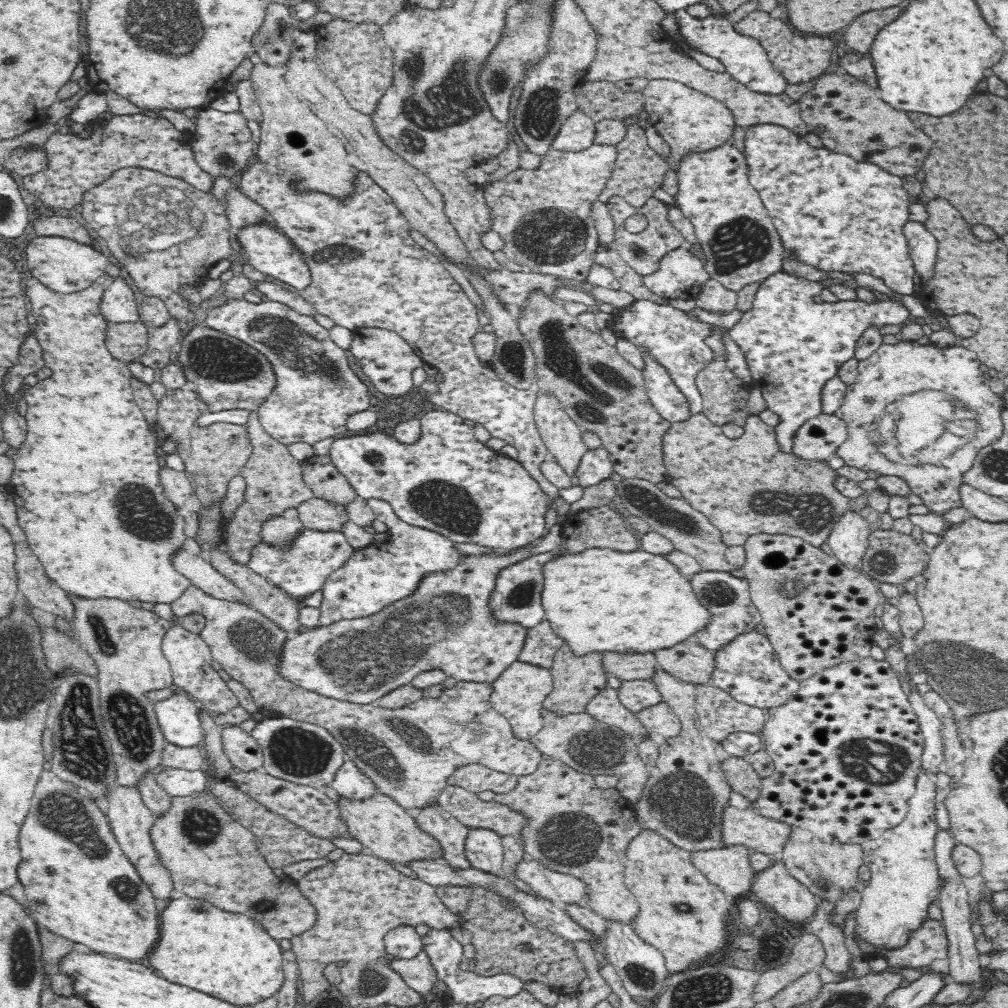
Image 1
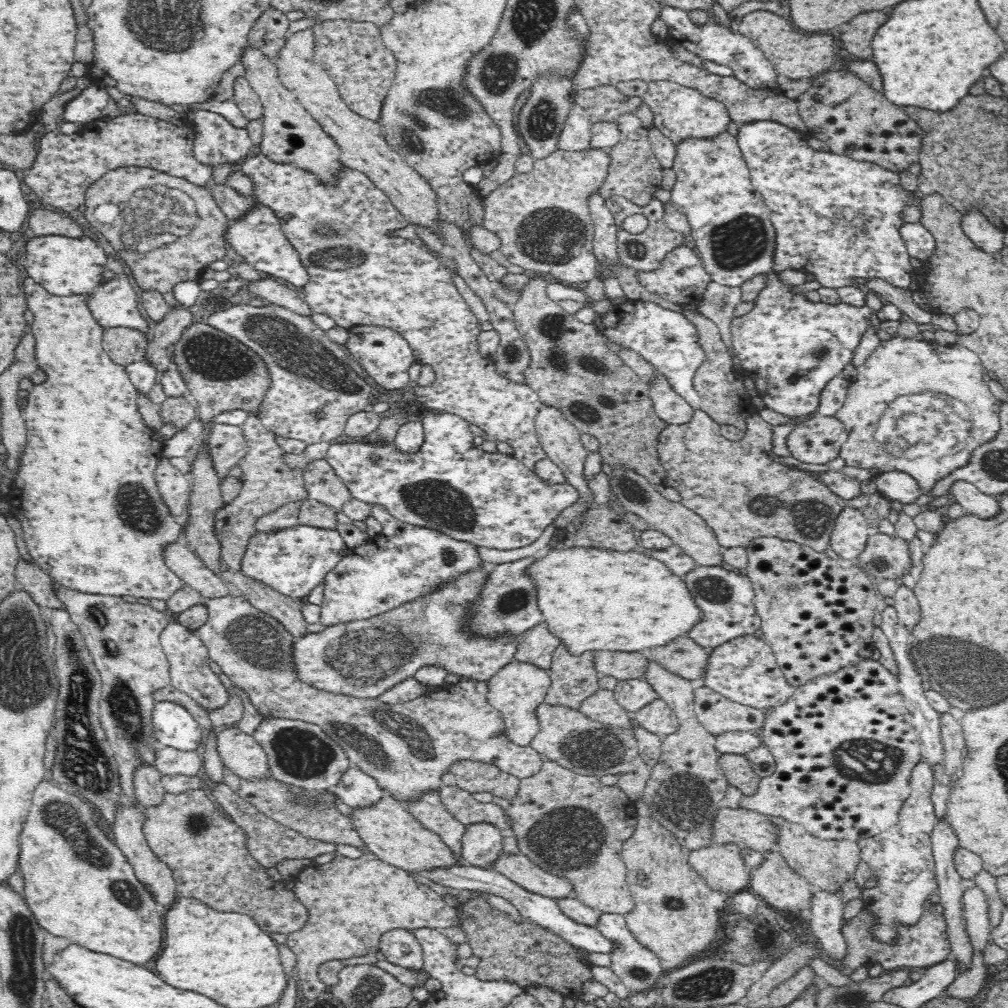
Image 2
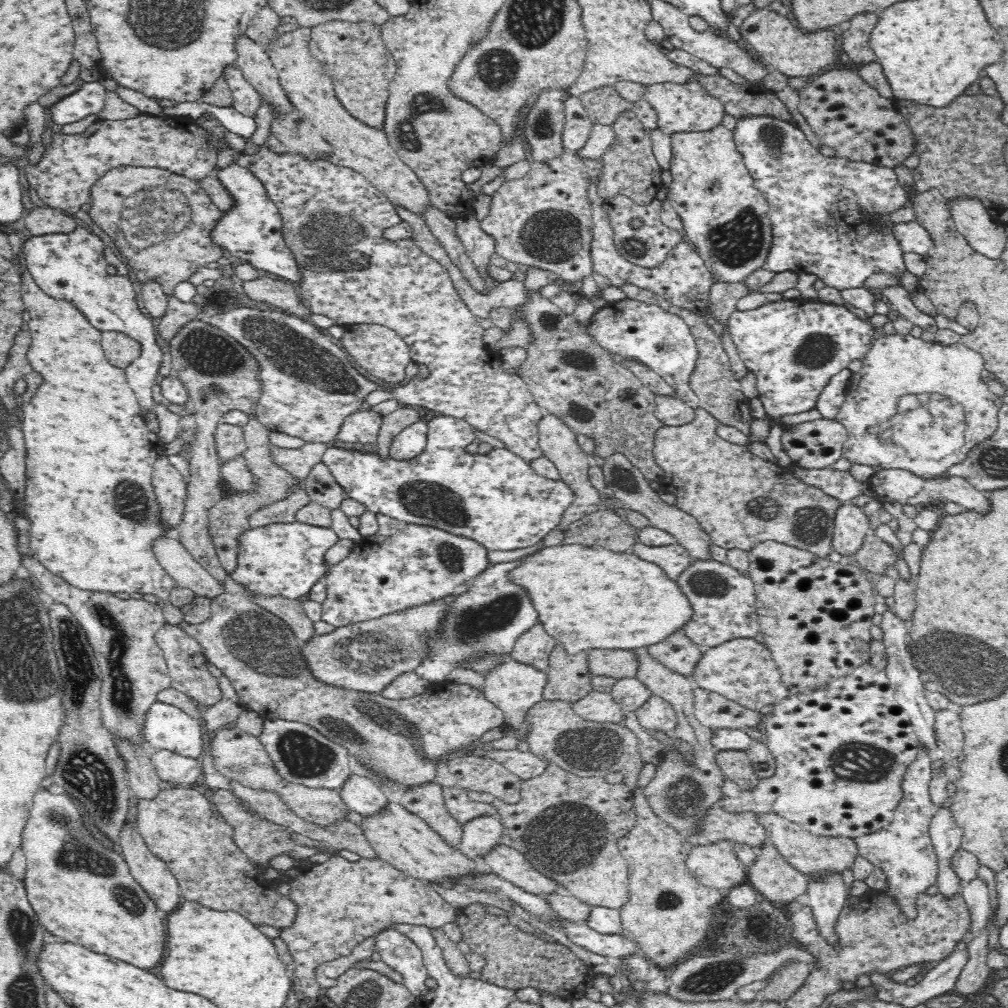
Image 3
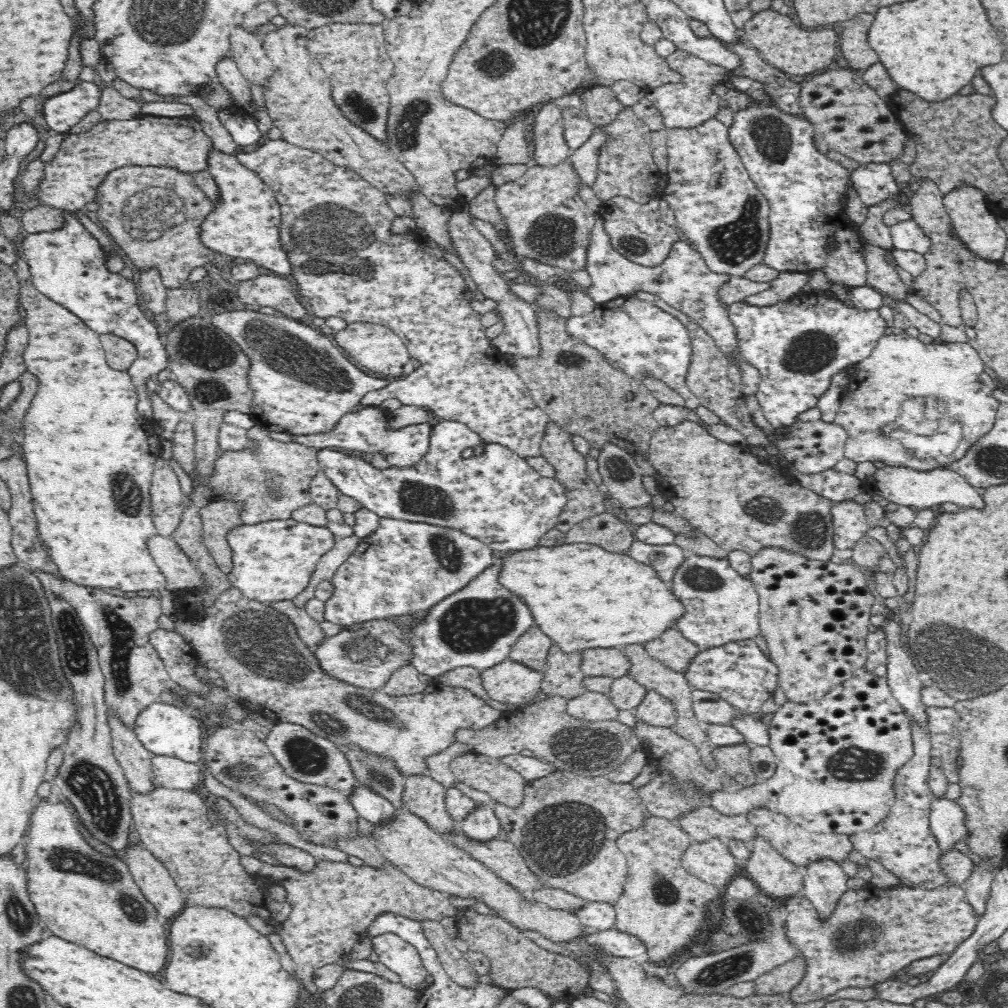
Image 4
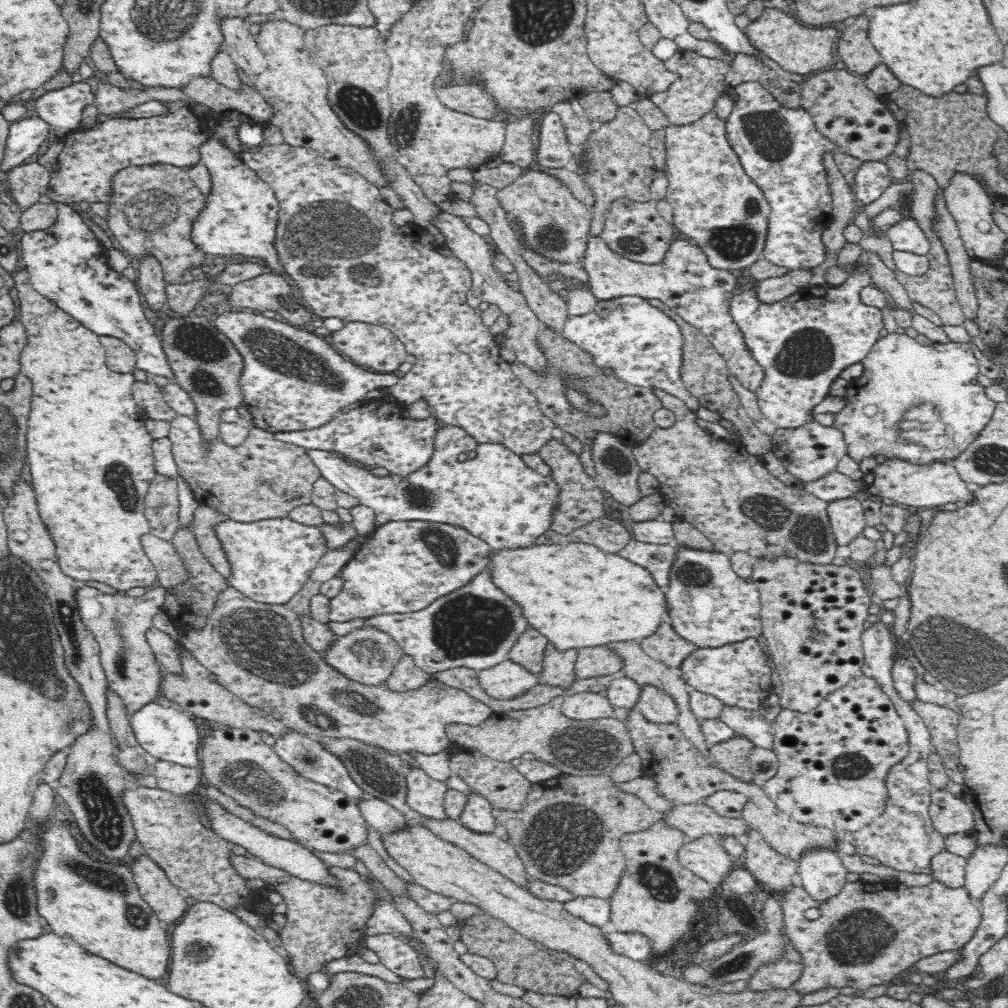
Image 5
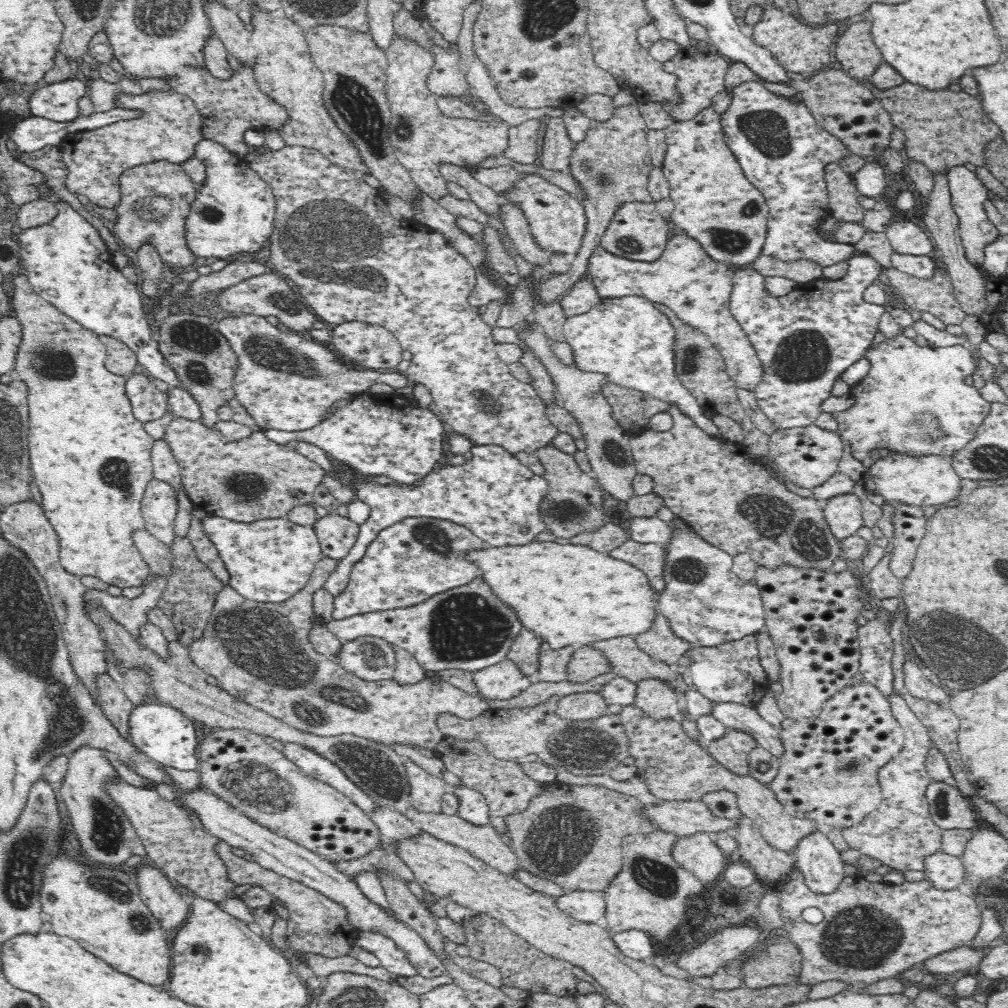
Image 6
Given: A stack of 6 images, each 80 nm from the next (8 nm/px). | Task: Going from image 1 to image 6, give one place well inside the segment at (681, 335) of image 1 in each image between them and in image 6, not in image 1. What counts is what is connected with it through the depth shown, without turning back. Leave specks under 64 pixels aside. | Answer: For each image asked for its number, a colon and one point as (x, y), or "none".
2: (666, 339)
3: (646, 333)
4: (646, 341)
5: (642, 346)
6: (626, 339)

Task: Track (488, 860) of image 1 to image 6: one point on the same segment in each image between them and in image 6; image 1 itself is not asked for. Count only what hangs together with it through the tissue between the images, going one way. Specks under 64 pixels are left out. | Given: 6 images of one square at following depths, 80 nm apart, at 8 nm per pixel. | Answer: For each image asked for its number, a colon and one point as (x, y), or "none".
2: (482, 842)
3: (481, 833)
4: (481, 824)
5: (478, 815)
6: (472, 806)

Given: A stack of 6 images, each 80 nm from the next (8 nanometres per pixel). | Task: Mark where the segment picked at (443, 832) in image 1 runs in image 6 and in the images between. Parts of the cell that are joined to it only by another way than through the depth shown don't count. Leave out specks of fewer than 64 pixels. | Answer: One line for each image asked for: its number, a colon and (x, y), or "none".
2: (428, 808)
3: (426, 800)
4: (423, 796)
5: (425, 795)
6: (426, 789)

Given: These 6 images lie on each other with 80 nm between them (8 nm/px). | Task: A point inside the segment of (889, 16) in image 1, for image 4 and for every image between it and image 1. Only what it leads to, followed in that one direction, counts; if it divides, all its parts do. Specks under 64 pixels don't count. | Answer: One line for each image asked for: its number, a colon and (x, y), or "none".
2: (856, 39)
3: (855, 40)
4: (855, 49)

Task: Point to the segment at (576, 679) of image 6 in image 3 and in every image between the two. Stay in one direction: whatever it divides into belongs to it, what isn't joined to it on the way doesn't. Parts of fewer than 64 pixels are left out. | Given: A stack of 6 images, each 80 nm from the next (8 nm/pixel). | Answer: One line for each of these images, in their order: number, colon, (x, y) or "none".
3: (621, 663)
4: (612, 662)
5: (591, 662)

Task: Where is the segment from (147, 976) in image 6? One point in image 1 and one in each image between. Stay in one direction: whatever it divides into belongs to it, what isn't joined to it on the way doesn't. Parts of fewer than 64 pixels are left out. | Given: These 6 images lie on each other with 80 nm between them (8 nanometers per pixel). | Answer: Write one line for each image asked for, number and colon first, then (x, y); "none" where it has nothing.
1: (74, 876)
2: (82, 888)
3: (83, 893)
4: (91, 900)
5: (96, 904)

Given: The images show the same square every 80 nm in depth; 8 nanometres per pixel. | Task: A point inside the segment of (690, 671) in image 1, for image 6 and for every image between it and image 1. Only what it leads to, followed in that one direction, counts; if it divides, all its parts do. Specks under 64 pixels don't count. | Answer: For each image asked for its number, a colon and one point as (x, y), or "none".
2: (684, 657)
3: (678, 653)
4: (673, 649)
5: (665, 645)
6: (659, 641)

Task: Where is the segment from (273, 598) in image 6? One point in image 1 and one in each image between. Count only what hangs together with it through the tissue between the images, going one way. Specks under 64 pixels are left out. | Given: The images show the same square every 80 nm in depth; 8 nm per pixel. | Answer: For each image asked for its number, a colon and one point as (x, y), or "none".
1: (301, 568)
2: (293, 561)
3: (285, 560)
4: (272, 561)
5: (270, 560)

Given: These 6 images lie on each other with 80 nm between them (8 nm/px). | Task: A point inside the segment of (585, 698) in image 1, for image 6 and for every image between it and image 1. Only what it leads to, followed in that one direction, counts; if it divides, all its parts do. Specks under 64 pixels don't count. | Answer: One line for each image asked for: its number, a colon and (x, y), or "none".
2: (573, 678)
3: (567, 678)
4: (562, 676)
5: (557, 670)
6: (552, 664)

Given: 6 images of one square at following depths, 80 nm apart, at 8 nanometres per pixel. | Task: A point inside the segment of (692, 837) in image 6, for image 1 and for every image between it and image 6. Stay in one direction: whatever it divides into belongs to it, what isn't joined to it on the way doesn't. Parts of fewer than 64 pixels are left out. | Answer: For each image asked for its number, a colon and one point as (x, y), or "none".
1: (727, 867)
2: (720, 866)
3: (715, 864)
4: (709, 860)
5: (705, 857)

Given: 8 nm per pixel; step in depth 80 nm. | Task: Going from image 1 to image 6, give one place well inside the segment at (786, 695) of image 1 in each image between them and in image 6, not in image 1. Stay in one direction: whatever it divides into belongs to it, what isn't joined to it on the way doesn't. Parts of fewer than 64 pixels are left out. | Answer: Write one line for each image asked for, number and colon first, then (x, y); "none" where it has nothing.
2: (745, 670)
3: (742, 670)
4: (738, 672)
5: (737, 674)
6: (731, 672)

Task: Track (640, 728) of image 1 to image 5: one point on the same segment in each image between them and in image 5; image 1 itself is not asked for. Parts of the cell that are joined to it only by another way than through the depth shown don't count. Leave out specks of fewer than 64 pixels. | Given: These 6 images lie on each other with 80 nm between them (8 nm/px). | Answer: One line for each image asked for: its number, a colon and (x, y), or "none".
2: (601, 706)
3: (596, 706)
4: (588, 706)
5: (585, 706)

